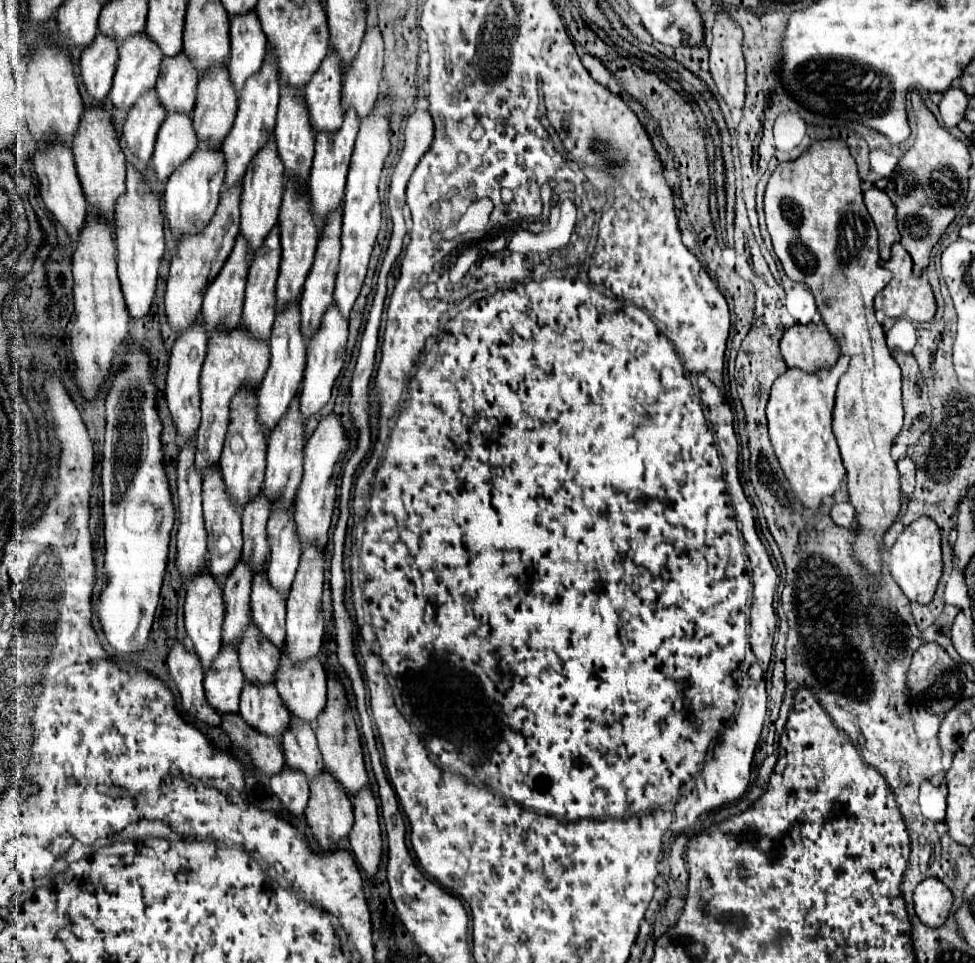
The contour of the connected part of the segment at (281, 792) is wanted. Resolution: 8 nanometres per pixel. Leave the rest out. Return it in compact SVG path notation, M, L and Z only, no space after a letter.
M285 766L283 774L271 778L271 792L281 800L291 816L303 816L309 802L309 782L303 778L303 774L291 774L291 770Z

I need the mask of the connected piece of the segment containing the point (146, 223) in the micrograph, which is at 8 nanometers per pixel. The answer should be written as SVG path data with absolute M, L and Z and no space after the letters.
M127 166L127 192L123 198L119 198L119 214L115 214L115 218L119 222L119 234L117 234L119 282L129 316L133 320L139 320L147 316L153 306L157 270L165 252L165 236L163 236L163 216L161 216L159 198L153 192L149 192L149 188L143 184L141 172L137 172L133 166Z

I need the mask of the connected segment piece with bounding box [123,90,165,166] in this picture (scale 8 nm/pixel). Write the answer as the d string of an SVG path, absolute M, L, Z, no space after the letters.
M155 90L139 98L135 106L127 112L127 122L123 128L123 142L127 150L145 166L153 154L155 138L165 120L163 108L155 102Z

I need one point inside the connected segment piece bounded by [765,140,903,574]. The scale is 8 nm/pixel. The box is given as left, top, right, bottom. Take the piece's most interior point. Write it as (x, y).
(822, 234)

